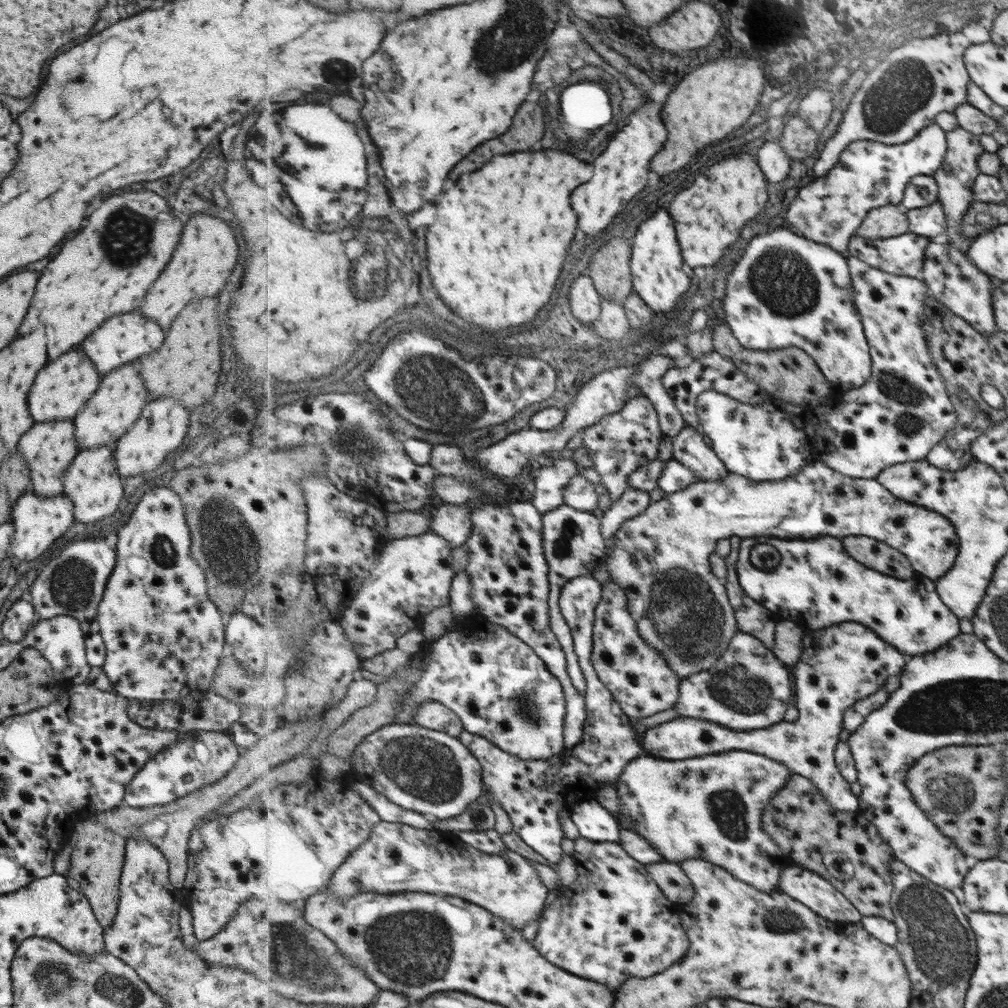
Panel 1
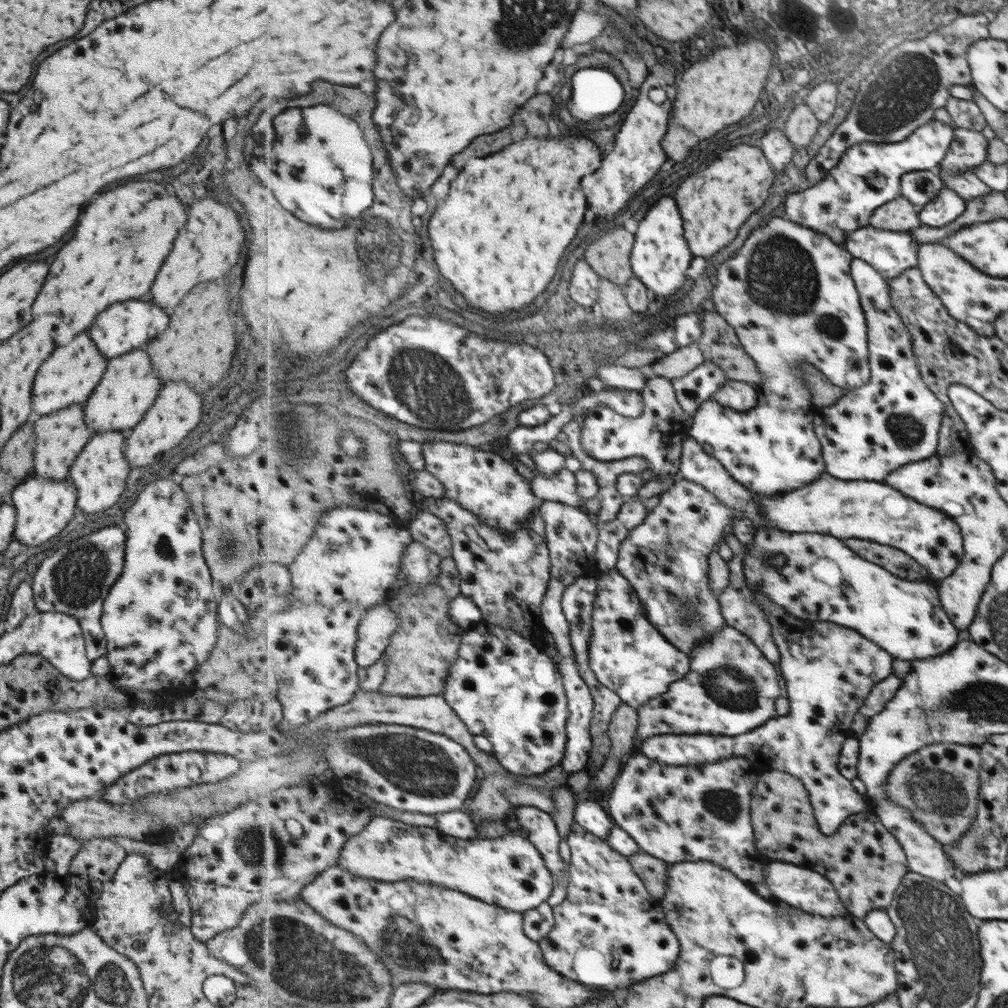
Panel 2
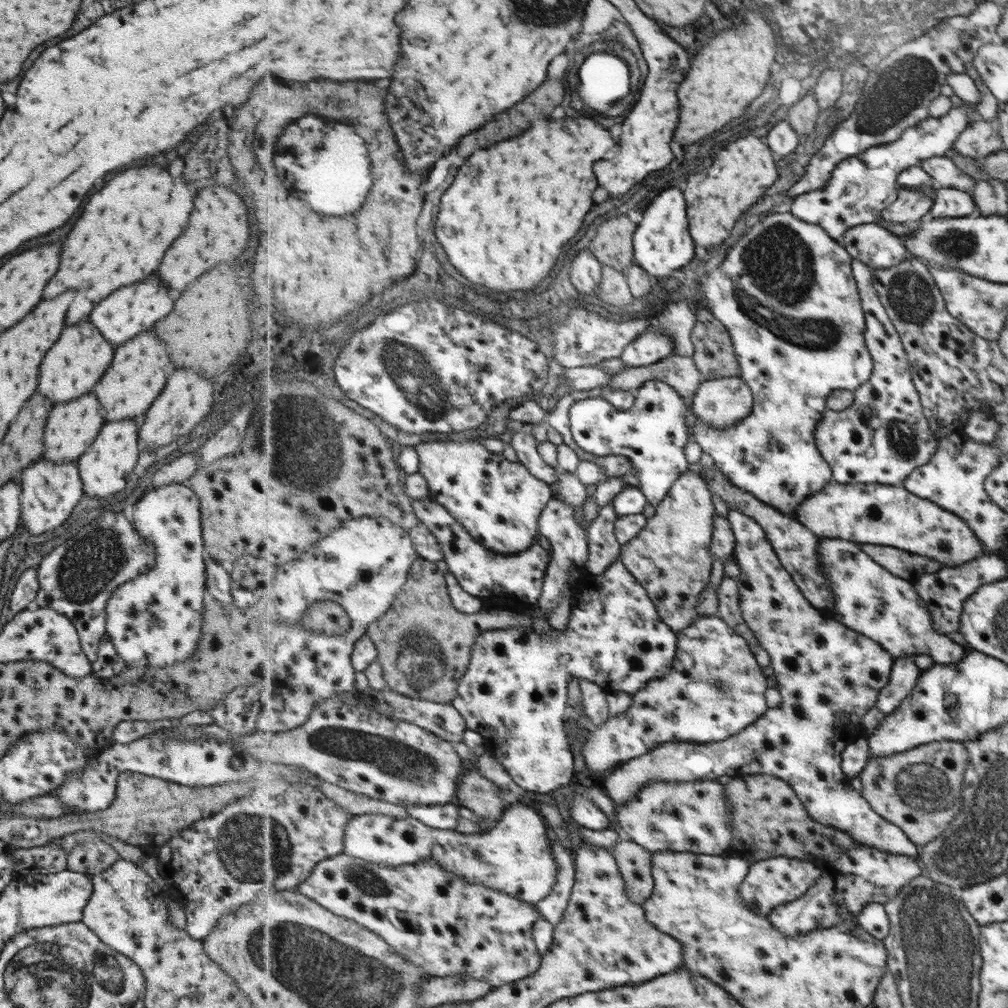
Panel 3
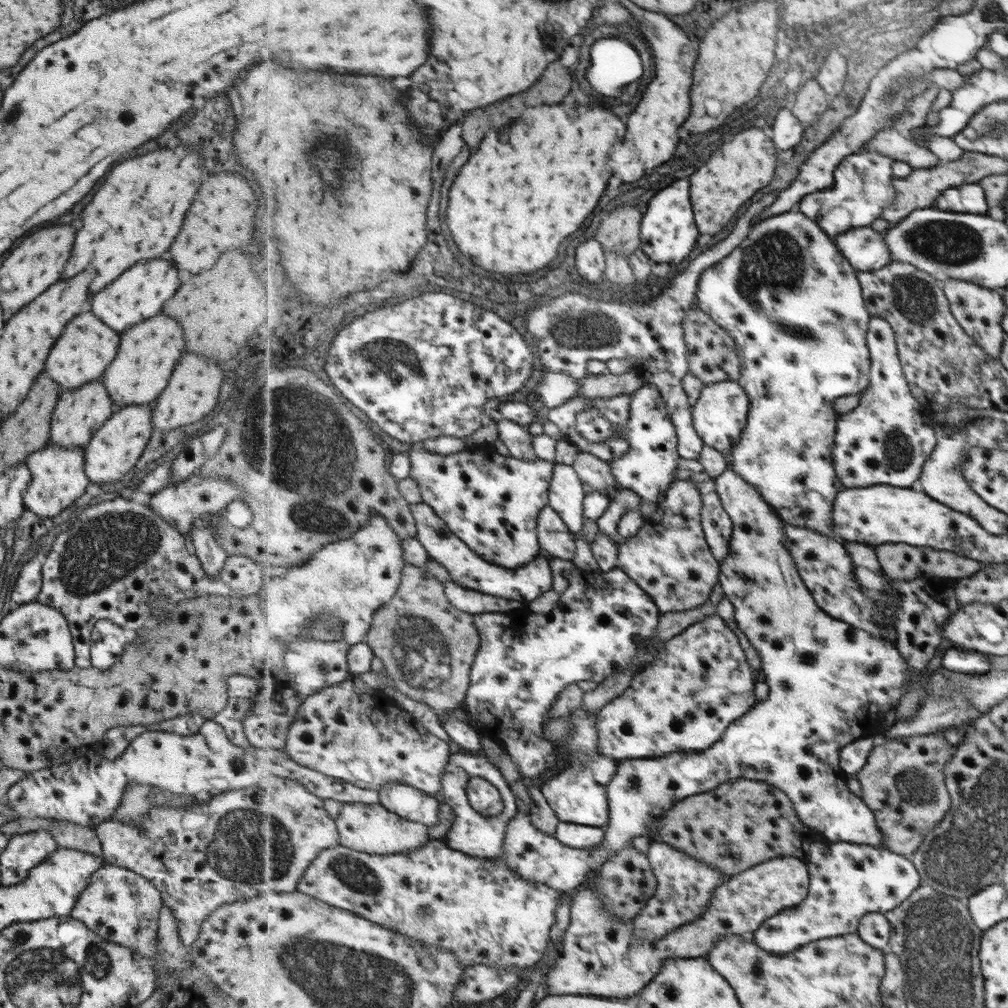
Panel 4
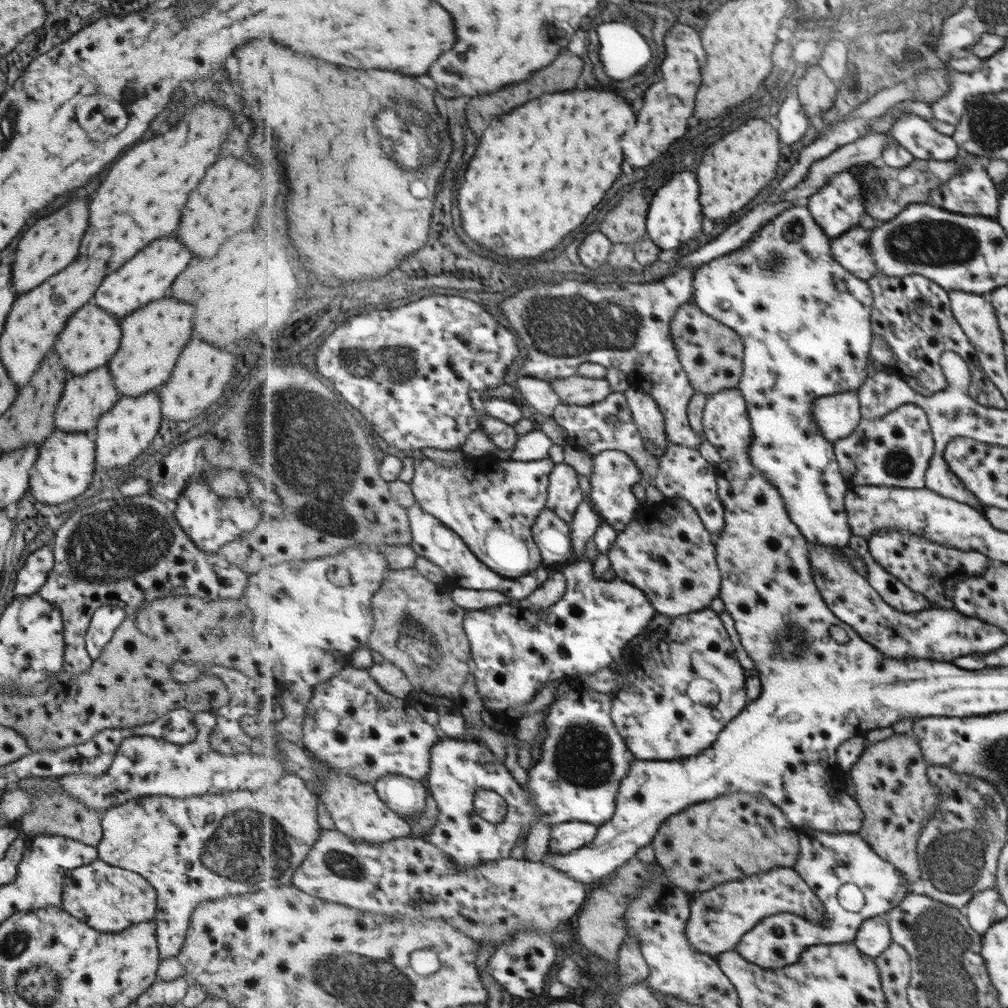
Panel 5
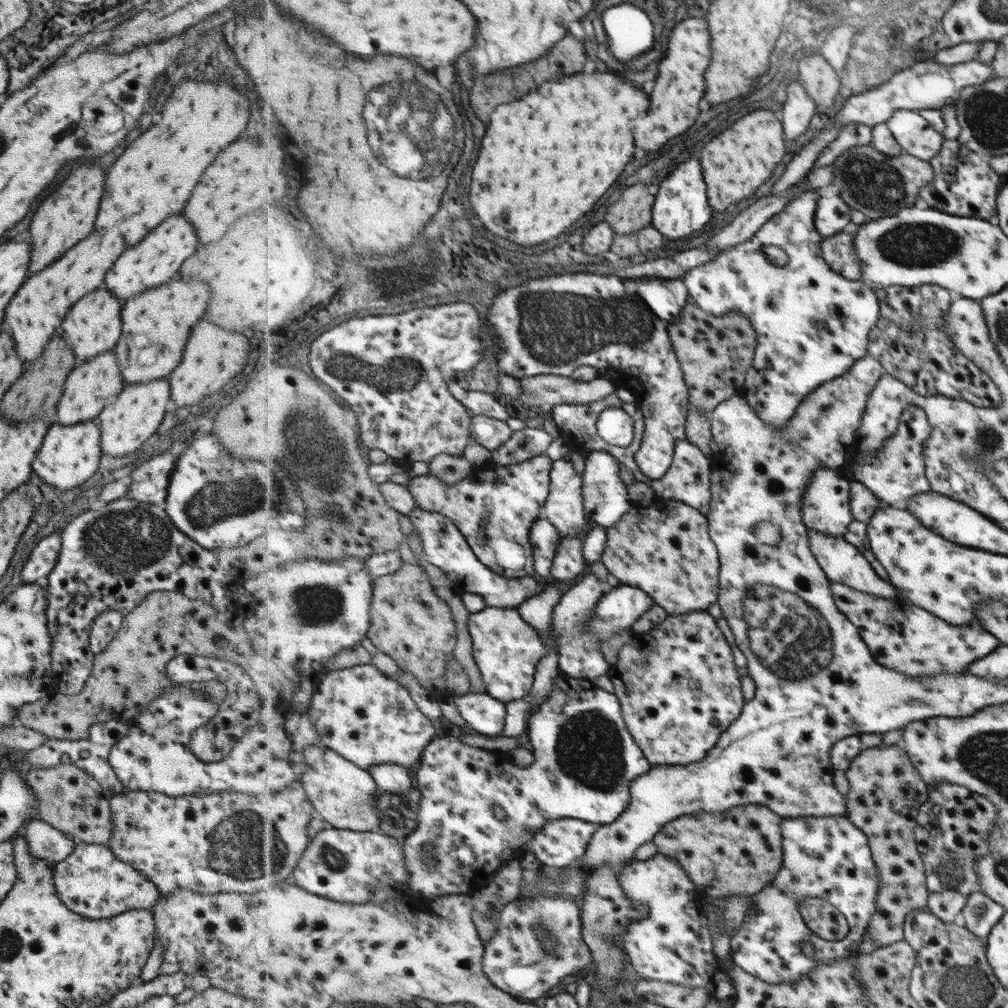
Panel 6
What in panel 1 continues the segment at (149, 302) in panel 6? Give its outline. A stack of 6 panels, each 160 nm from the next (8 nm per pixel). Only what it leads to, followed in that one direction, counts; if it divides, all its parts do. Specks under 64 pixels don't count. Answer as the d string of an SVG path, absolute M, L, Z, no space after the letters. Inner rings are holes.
M127 363L99 377L98 387L77 414L71 419L78 451L95 450L99 446L112 447L122 434L133 426L145 404L147 390L137 376L135 366Z

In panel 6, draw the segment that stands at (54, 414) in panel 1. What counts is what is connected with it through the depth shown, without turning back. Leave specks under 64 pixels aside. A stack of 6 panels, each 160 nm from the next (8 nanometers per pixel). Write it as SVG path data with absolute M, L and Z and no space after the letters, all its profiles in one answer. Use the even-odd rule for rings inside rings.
M101 288L101 290L93 290L91 294L84 294L66 312L59 328L62 330L62 339L72 348L77 363L88 361L95 354L115 346L115 340L119 340L121 328L122 303L119 301L119 299L115 300L112 292Z

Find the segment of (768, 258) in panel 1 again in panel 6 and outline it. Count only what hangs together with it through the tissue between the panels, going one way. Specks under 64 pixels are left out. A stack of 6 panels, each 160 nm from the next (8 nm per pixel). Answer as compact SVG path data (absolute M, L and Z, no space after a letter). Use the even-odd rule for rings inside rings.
M815 190L801 194L787 204L782 212L771 217L755 237L689 270L683 278L695 304L707 313L718 316L741 313L753 320L753 326L759 334L758 345L754 365L748 370L741 393L766 423L771 422L780 429L790 424L797 413L797 406L802 404L807 395L826 382L845 376L858 360L869 354L870 337L878 326L881 314L875 289L862 279L855 281L845 278L826 261L822 248L825 239L818 232L815 222L819 199L821 194ZM767 246L785 252L788 262L782 266L773 264L765 254ZM827 464L821 466L814 472L802 504L804 522L809 530L817 529L829 536L845 537L855 519L851 508L852 478L845 475L841 468L829 467Z

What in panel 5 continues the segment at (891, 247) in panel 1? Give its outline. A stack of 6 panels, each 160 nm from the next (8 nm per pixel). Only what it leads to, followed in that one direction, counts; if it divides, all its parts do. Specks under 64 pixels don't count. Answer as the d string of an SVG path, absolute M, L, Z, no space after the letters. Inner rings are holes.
M862 227L848 231L839 238L832 239L834 257L850 270L851 274L868 281L880 273L874 259L874 248L871 247L873 232Z

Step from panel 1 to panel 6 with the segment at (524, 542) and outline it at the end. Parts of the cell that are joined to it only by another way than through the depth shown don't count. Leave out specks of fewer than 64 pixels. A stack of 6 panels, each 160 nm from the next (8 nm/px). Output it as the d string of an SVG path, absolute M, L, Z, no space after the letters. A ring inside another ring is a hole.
M417 506L409 517L420 534L426 560L444 571L453 584L457 584L457 592L461 592L462 595L465 592L480 594L487 606L518 608L541 590L544 581L538 576L507 578L483 564L474 553L462 530L459 530L455 522L444 514L429 512Z

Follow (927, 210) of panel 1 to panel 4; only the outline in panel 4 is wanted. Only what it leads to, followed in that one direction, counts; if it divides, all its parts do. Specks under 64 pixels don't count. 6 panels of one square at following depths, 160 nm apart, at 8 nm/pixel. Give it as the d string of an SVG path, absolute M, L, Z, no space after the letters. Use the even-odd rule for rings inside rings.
M968 183L947 189L939 194L935 208L941 211L986 215L988 207L982 187L979 184Z

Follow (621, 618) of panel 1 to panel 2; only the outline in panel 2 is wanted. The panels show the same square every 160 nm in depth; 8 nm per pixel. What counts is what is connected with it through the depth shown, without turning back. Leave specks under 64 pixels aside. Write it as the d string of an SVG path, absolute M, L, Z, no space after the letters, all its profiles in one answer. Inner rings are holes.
M617 568L599 573L598 597L594 602L594 622L590 642L591 669L599 682L611 688L622 702L637 710L670 692L670 687L686 678L691 658L679 650L647 618L634 583Z

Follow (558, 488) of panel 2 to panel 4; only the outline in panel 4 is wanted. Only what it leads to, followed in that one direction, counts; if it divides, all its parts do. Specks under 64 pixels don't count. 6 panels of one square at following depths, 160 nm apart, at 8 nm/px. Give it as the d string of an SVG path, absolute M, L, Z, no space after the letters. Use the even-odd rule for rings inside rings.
M505 418L498 422L500 440L510 451L510 456L524 461L532 461L538 458L533 441L534 436L529 434L527 425L517 424Z

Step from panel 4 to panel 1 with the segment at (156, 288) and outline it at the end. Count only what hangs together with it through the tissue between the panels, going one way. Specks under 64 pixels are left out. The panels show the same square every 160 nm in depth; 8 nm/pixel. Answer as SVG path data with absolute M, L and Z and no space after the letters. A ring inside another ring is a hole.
M133 310L127 314L115 314L115 318L107 318L107 322L103 322L103 326L93 330L81 342L81 346L83 346L83 352L87 354L86 357L91 358L92 365L101 377L121 364L125 365L131 360L135 360L137 356L157 350L161 340L163 340L161 328L155 322L151 322L149 318L143 318L139 312Z

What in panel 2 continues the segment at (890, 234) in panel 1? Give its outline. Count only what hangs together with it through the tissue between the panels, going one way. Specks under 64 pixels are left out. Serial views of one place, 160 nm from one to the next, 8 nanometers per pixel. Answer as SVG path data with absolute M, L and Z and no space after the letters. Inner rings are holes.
M901 196L875 211L870 224L878 229L909 233L921 226L922 219L919 214L918 208Z

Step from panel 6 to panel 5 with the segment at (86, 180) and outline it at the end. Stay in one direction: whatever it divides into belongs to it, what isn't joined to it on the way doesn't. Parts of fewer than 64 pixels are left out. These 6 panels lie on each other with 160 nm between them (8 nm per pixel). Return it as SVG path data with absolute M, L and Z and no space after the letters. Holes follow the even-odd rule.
M73 198L63 208L55 210L53 214L39 218L19 240L13 268L11 268L11 284L14 296L31 290L33 286L39 286L41 280L49 278L51 274L63 270L75 256L79 248L79 240L87 228L87 210L89 200L87 198Z

